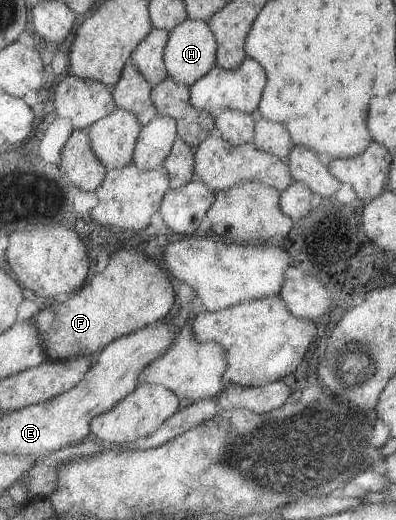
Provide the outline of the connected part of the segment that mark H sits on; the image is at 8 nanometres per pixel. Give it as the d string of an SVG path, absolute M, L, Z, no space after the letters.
M189 19L175 27L173 31L170 31L169 43L164 53L170 77L187 87L195 85L199 79L203 79L216 66L219 46L216 33L210 23L205 20Z

